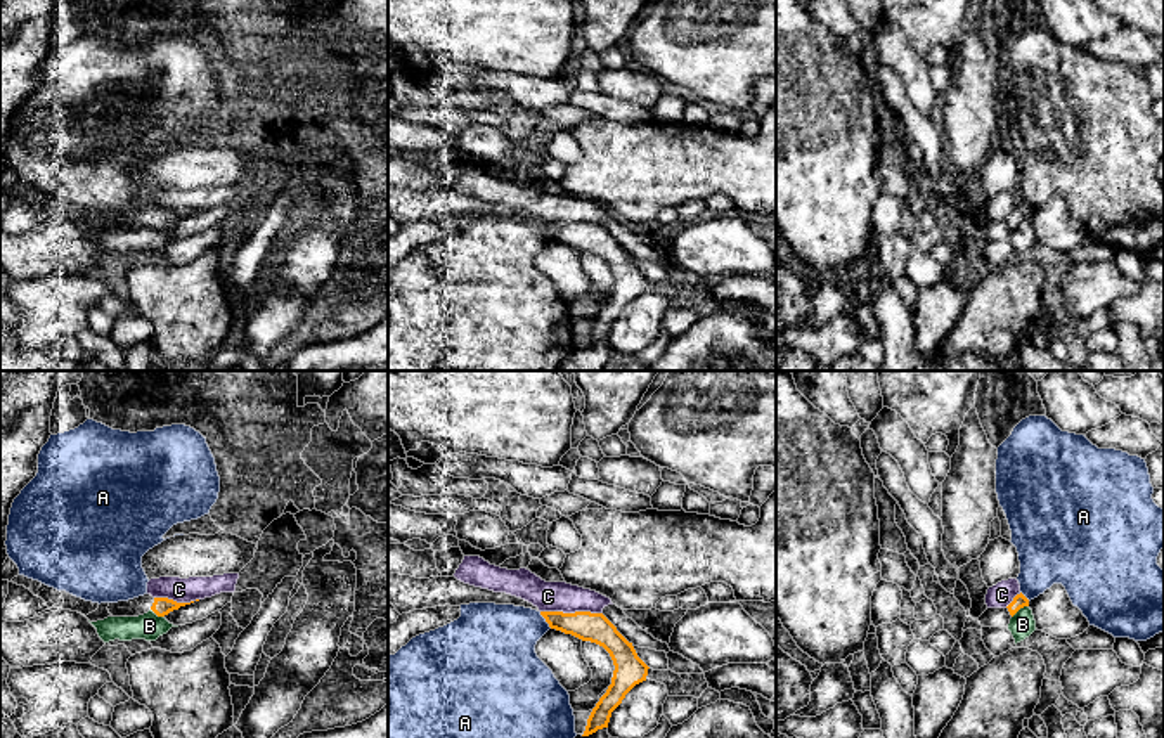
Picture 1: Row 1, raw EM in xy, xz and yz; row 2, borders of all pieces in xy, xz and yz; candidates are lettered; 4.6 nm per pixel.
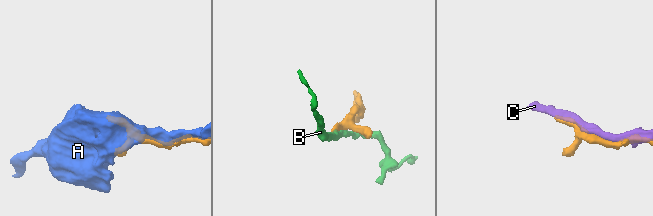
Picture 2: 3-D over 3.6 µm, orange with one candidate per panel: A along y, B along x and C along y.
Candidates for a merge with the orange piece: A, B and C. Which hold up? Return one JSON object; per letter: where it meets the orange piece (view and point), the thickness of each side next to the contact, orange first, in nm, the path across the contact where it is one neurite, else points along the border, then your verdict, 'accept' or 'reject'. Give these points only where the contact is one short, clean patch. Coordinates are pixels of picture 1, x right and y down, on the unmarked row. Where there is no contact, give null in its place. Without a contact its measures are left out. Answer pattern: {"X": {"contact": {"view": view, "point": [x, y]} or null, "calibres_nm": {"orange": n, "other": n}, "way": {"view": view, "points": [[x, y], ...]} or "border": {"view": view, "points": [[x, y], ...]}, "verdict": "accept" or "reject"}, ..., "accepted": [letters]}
{"A": {"contact": {"view": "xz", "point": [546, 233]}, "calibres_nm": {"orange": 140, "other": 360}, "verdict": "reject"}, "B": {"contact": {"view": "yz", "point": [1019, 220]}, "calibres_nm": {"orange": 70, "other": 120}, "border": {"view": "yz", "points": [[1028, 217], [1012, 229]]}, "verdict": "reject"}, "C": {"contact": {"view": "xz", "point": [572, 226]}, "calibres_nm": {"orange": 140, "other": 140}, "verdict": "reject"}, "accepted": []}

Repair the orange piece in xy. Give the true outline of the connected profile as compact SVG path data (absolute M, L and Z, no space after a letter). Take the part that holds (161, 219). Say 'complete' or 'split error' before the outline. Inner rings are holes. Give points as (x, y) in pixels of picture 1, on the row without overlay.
split error; M144 206L128 213L109 215L107 222L113 229L139 229L152 222L158 229L165 229L180 218L191 215L177 215L168 210L152 210L151 206Z

